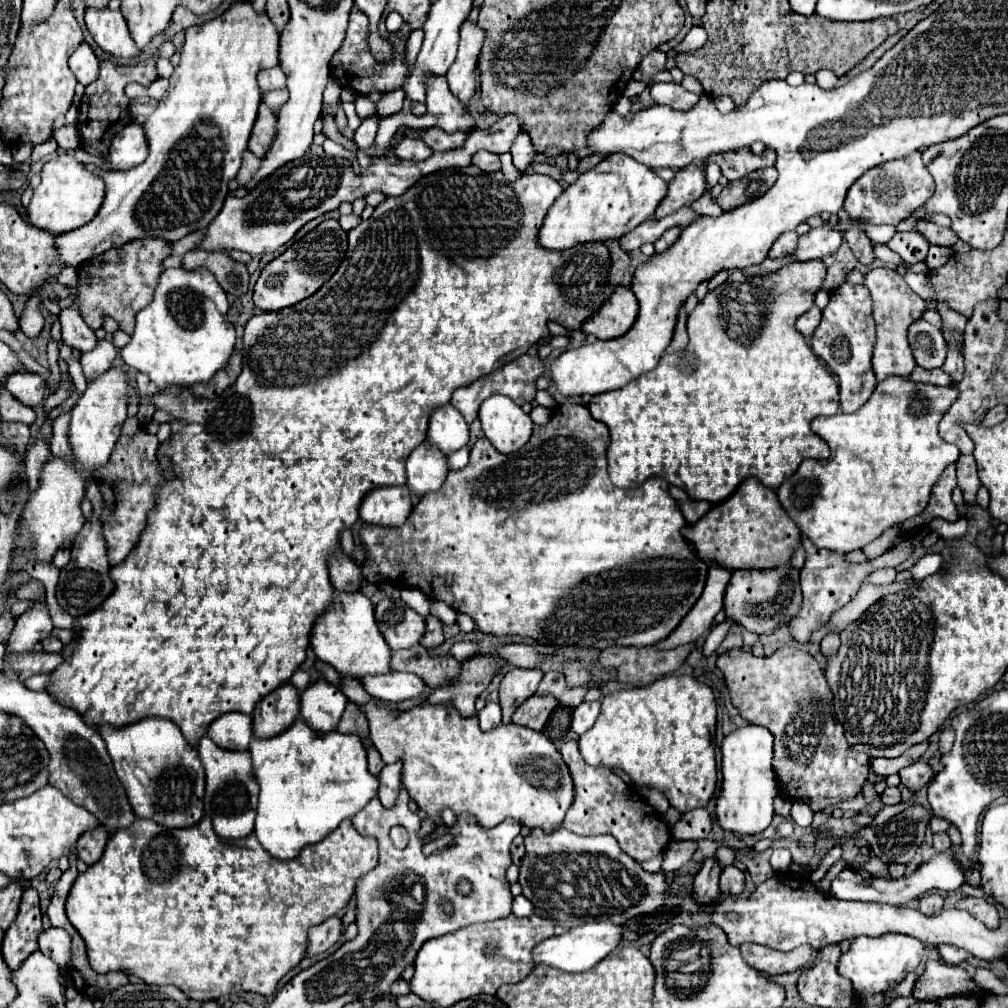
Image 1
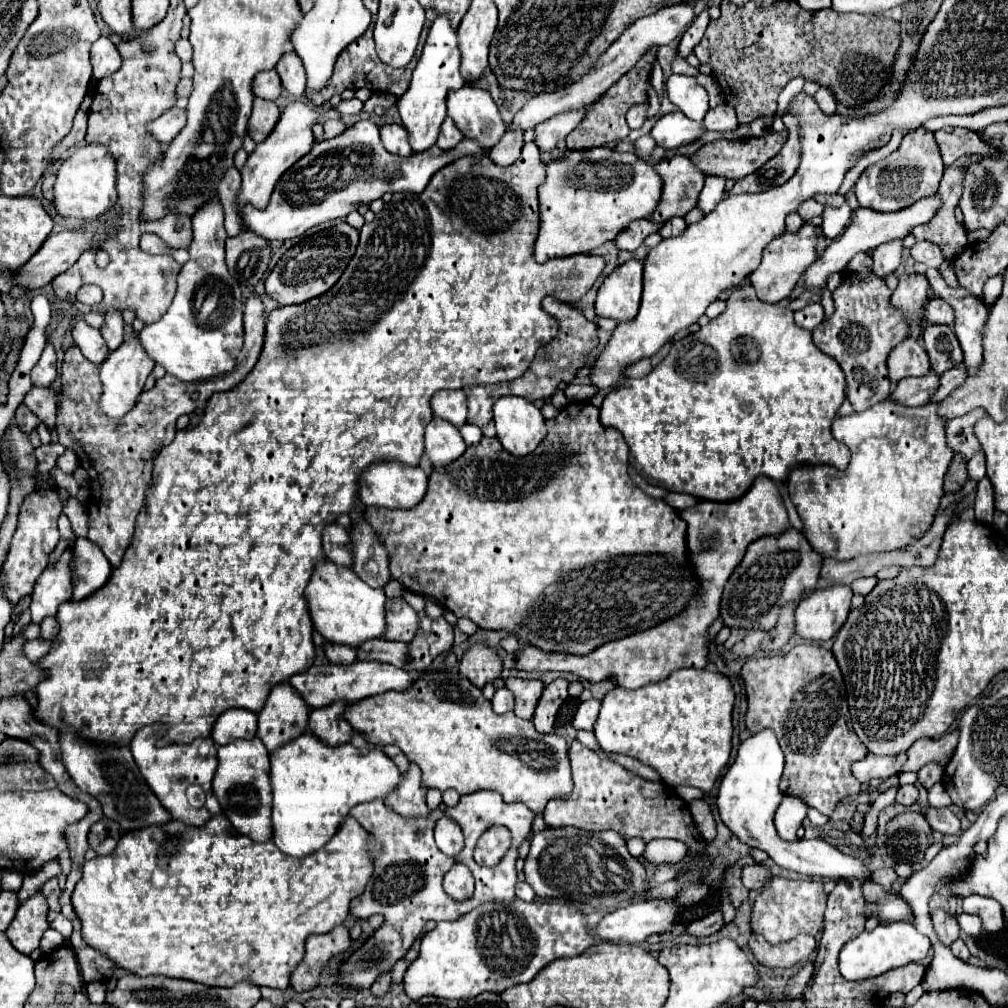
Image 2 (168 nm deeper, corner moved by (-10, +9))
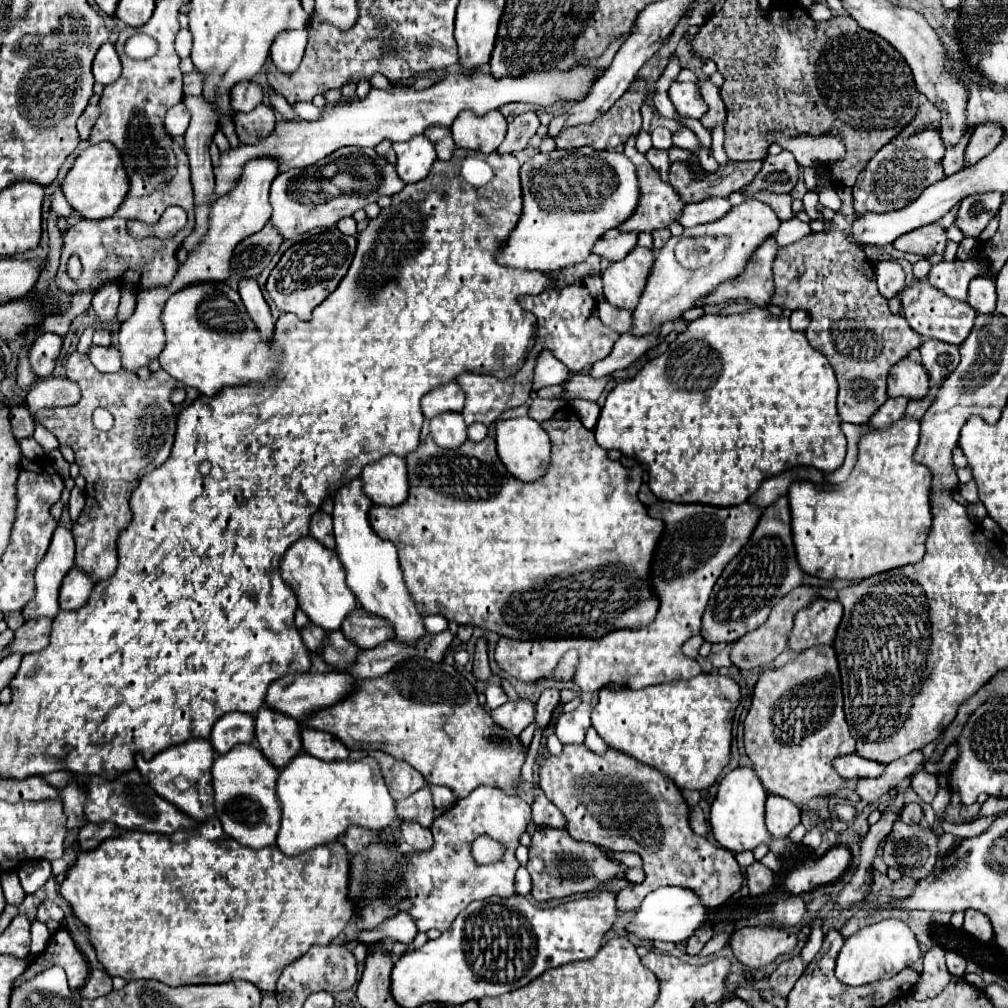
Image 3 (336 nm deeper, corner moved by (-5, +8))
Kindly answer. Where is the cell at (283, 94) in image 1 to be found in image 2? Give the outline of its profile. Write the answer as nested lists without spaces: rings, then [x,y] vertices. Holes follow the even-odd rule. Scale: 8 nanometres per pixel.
[[[290,52],[290,54],[284,54],[280,58],[280,62],[276,64],[276,72],[282,80],[282,86],[294,94],[294,96],[302,96],[304,94],[304,88],[306,88],[306,72],[304,72],[304,66],[298,58],[296,52]]]

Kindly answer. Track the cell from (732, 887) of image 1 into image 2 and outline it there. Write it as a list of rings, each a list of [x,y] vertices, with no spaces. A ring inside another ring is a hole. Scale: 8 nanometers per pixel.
[[[752,864],[742,870],[742,882],[748,890],[760,890],[772,878],[770,870],[762,864]]]

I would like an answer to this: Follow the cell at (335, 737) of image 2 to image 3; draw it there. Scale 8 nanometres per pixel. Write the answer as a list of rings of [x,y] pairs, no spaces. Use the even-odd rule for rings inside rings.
[[[305,727],[301,731],[301,737],[303,737],[303,749],[309,755],[315,755],[315,757],[319,757],[323,761],[347,759],[349,757],[349,749],[339,739],[335,739],[329,733],[323,733],[323,731]]]

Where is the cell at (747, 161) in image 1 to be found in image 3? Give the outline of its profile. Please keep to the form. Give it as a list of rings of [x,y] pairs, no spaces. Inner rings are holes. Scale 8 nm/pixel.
[[[729,161],[727,165],[719,165],[715,173],[703,171],[699,179],[691,175],[689,163],[673,163],[669,169],[669,183],[681,195],[685,203],[695,203],[713,195],[727,197],[733,191],[743,189],[761,169],[763,161]]]

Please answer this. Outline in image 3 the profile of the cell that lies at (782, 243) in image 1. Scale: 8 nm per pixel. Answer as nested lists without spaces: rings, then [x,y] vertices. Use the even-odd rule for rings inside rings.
[[[763,191],[763,193],[755,195],[755,199],[765,201],[767,205],[771,205],[781,221],[789,221],[789,219],[795,217],[795,213],[791,211],[791,201],[793,201],[791,195],[773,195],[773,193],[765,193]]]

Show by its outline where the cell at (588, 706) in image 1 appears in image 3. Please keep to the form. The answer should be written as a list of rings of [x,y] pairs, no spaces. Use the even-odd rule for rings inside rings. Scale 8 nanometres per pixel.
[[[581,703],[575,711],[571,713],[563,713],[555,725],[555,733],[559,737],[561,743],[583,743],[587,729],[591,727],[589,721],[589,713],[591,713],[591,705],[589,703]]]

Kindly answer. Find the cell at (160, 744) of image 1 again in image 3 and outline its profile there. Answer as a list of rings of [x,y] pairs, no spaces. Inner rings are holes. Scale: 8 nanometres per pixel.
[[[187,739],[187,743],[173,745],[153,759],[145,761],[141,753],[135,755],[135,767],[139,769],[143,781],[165,801],[173,803],[187,817],[195,821],[203,821],[215,815],[213,805],[213,787],[211,787],[211,765],[215,759],[215,749],[207,739]]]

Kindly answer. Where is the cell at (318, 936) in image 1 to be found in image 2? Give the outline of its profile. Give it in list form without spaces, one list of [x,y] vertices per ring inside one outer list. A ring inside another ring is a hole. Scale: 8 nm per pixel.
[[[336,926],[332,934],[310,936],[306,942],[304,960],[292,968],[290,986],[296,992],[312,990],[320,984],[320,974],[332,960],[332,956],[346,952],[350,948],[350,936],[344,926]]]

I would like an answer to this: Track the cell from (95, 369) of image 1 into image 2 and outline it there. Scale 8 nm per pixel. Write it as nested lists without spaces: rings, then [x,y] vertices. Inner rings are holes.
[[[106,310],[104,312],[104,324],[100,328],[106,344],[110,350],[116,350],[124,342],[124,322],[120,310]]]

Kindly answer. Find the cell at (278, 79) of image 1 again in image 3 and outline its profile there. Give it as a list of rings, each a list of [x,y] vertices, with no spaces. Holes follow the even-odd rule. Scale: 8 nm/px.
[[[241,81],[231,89],[231,107],[233,111],[251,111],[265,99],[265,91],[259,83]]]

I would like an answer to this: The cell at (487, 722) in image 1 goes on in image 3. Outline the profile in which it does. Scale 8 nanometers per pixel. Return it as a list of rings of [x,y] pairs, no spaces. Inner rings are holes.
[[[489,685],[489,687],[485,689],[485,695],[487,695],[487,707],[489,707],[491,711],[497,709],[499,705],[503,705],[503,703],[507,701],[507,695],[505,695],[505,691],[503,691],[501,685]]]

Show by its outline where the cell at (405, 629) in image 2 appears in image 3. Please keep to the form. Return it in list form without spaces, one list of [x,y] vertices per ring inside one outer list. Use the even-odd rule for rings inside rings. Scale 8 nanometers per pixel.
[[[363,607],[355,609],[347,617],[341,631],[347,635],[347,639],[355,639],[355,643],[363,649],[373,649],[379,643],[395,637],[395,629],[391,627],[391,623],[387,623],[387,619],[371,615],[369,611],[363,611]]]

